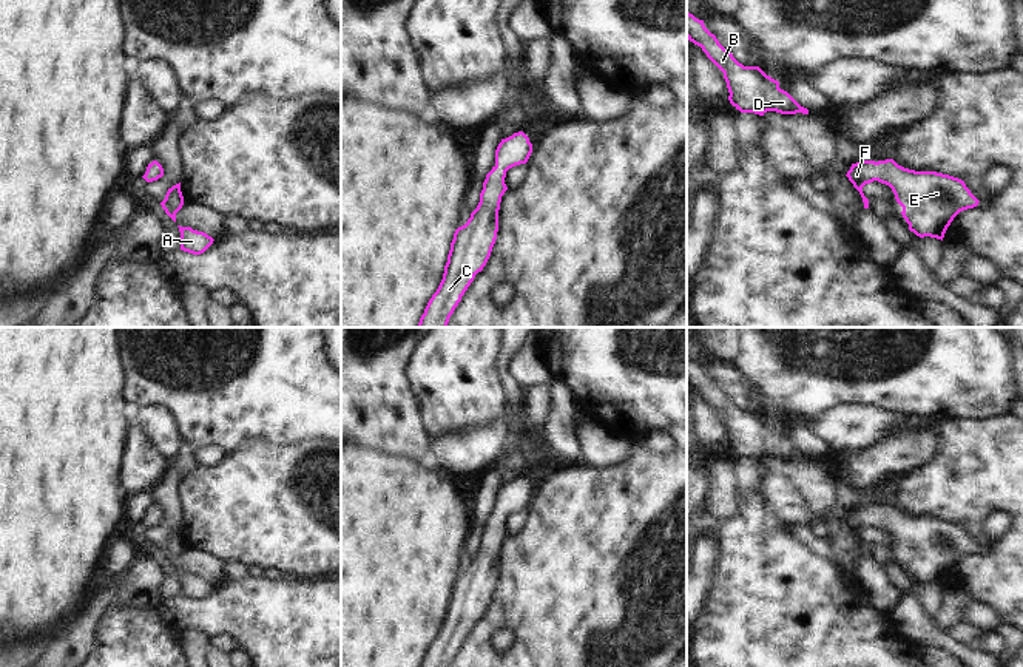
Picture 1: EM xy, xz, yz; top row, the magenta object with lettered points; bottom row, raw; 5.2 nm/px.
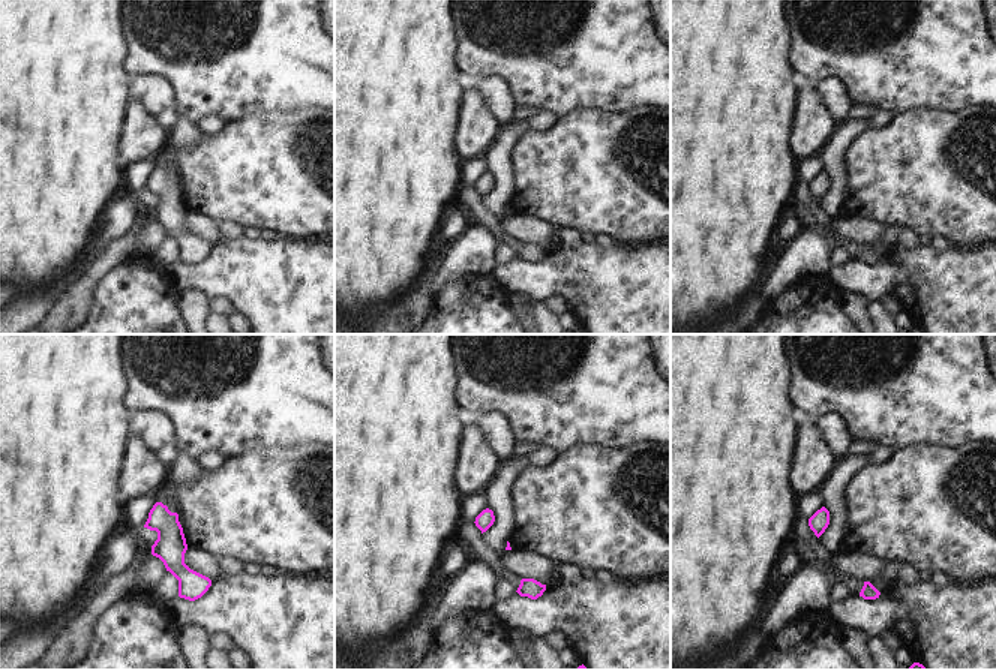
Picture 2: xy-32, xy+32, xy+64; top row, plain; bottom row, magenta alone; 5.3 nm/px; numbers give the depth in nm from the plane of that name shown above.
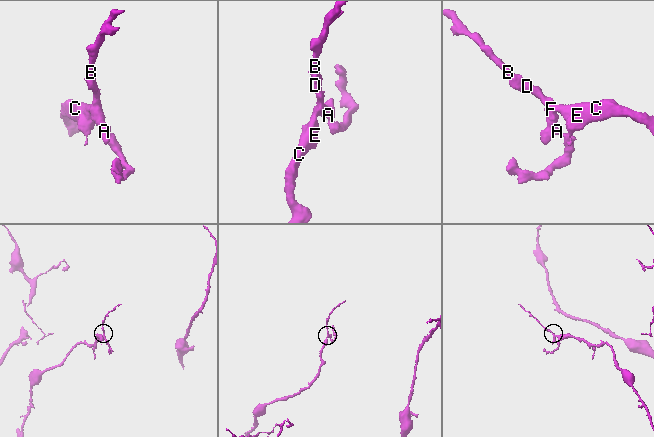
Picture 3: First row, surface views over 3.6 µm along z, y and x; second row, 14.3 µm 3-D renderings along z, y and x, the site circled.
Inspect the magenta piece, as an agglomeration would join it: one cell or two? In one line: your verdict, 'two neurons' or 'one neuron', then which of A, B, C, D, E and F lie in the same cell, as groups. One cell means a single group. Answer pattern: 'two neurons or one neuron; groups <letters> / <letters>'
one neuron; groups A B C D E F

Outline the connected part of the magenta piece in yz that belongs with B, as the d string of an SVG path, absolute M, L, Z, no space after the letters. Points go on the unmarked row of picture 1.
M687 357L687 384L701 392L707 403L724 418L730 449L741 459L764 462L767 457L781 460L809 460L779 428L767 422L759 412L744 412L727 397L704 366Z

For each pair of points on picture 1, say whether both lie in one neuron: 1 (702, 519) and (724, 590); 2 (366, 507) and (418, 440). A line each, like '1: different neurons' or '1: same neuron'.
1: same neuron
2: different neurons

